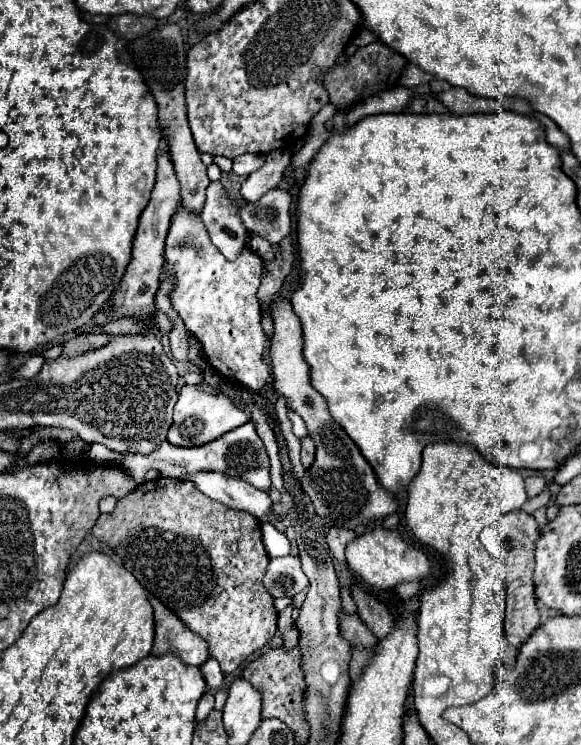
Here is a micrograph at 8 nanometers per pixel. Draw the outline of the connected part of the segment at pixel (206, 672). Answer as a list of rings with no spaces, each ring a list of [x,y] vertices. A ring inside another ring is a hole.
[[[209,658],[209,660],[201,666],[201,672],[203,672],[203,678],[205,678],[205,682],[207,682],[207,688],[209,688],[211,692],[217,692],[217,690],[223,686],[225,676],[223,676],[217,660]]]

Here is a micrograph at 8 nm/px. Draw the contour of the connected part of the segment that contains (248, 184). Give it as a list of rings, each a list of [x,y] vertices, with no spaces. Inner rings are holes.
[[[277,150],[277,152],[269,152],[265,164],[247,176],[247,180],[241,186],[241,196],[247,202],[257,202],[267,190],[277,188],[281,178],[283,178],[283,170],[289,166],[291,156],[285,150]]]

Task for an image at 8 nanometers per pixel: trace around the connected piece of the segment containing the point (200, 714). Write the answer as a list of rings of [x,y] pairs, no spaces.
[[[207,690],[207,692],[201,696],[199,706],[197,706],[197,714],[195,714],[197,722],[203,722],[211,710],[213,710],[213,694]]]

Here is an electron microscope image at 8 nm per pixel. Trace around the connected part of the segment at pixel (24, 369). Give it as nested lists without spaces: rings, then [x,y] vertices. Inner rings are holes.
[[[33,354],[29,356],[29,360],[25,360],[21,364],[21,368],[15,372],[15,378],[33,378],[35,374],[39,374],[41,366],[45,364],[45,358],[41,354]]]

